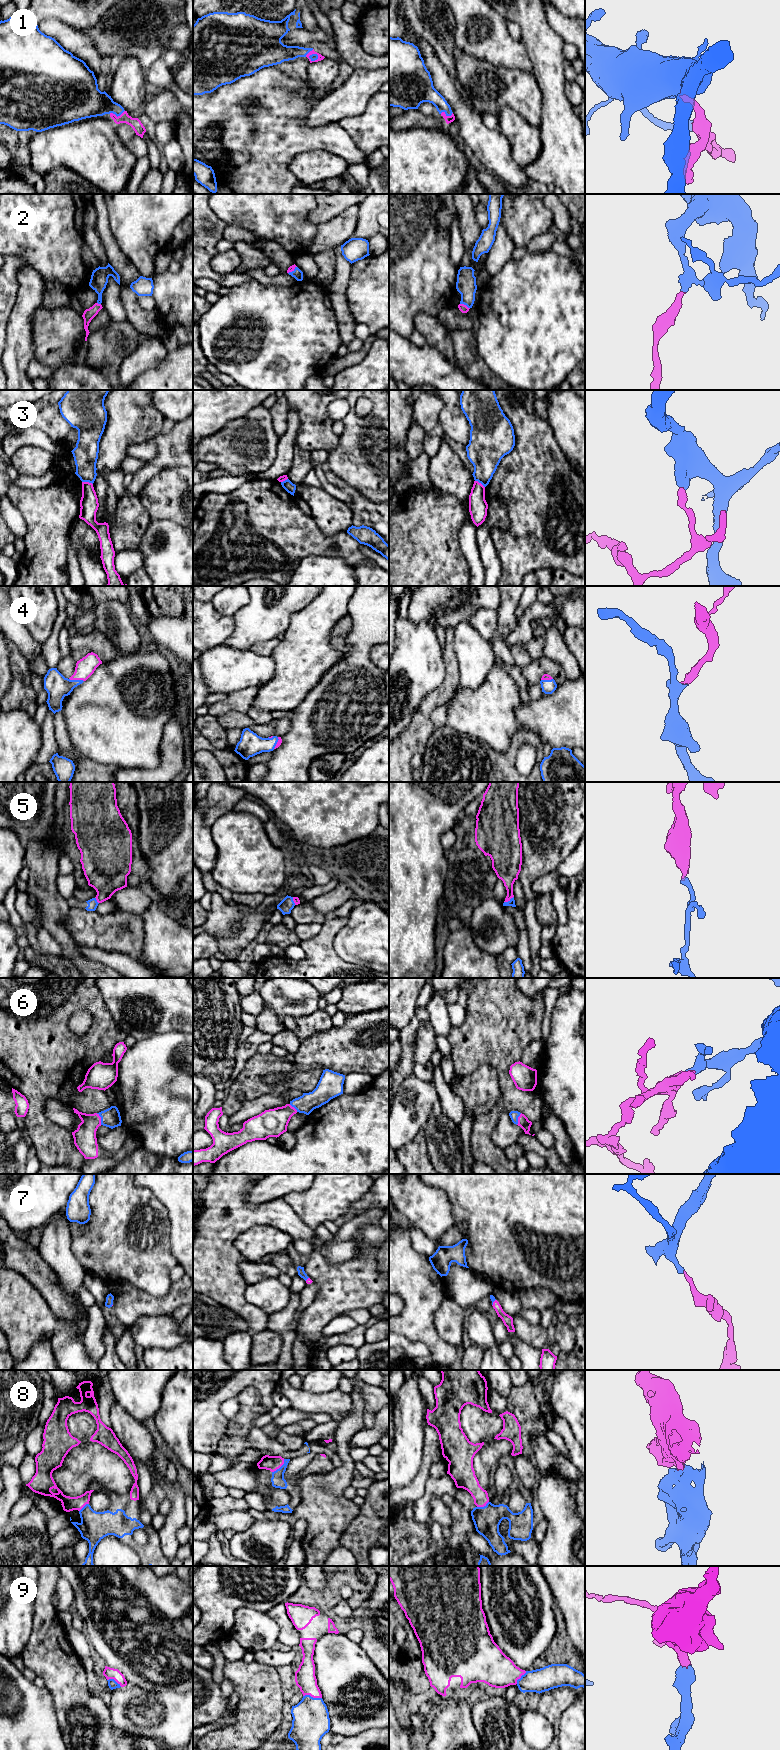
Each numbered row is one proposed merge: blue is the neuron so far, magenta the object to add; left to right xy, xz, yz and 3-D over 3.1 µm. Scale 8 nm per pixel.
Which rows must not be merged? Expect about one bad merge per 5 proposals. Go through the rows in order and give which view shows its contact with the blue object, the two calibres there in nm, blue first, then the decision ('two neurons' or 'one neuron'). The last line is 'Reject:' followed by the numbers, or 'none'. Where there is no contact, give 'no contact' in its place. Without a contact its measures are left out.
1: xy | 240/90 nm | one neuron
2: yz | 160/70 nm | one neuron
3: xy | 200/150 nm | two neurons
4: xy | 190/160 nm | one neuron
5: yz | 50/180 nm | one neuron
6: xy | 150/180 nm | one neuron
7: yz | 40/80 nm | one neuron
8: xz | 110/120 nm | one neuron
9: xz | 300/170 nm | one neuron
Reject: 3

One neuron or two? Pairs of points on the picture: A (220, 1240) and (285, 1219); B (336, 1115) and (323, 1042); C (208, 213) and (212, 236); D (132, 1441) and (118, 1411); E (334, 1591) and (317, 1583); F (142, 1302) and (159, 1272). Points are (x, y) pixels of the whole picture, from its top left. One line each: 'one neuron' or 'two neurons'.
A: one neuron
B: two neurons
C: one neuron
D: one neuron
E: two neurons
F: two neurons

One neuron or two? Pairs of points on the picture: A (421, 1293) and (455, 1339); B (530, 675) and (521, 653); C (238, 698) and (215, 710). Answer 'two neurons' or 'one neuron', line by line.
A: two neurons
B: two neurons
C: one neuron

